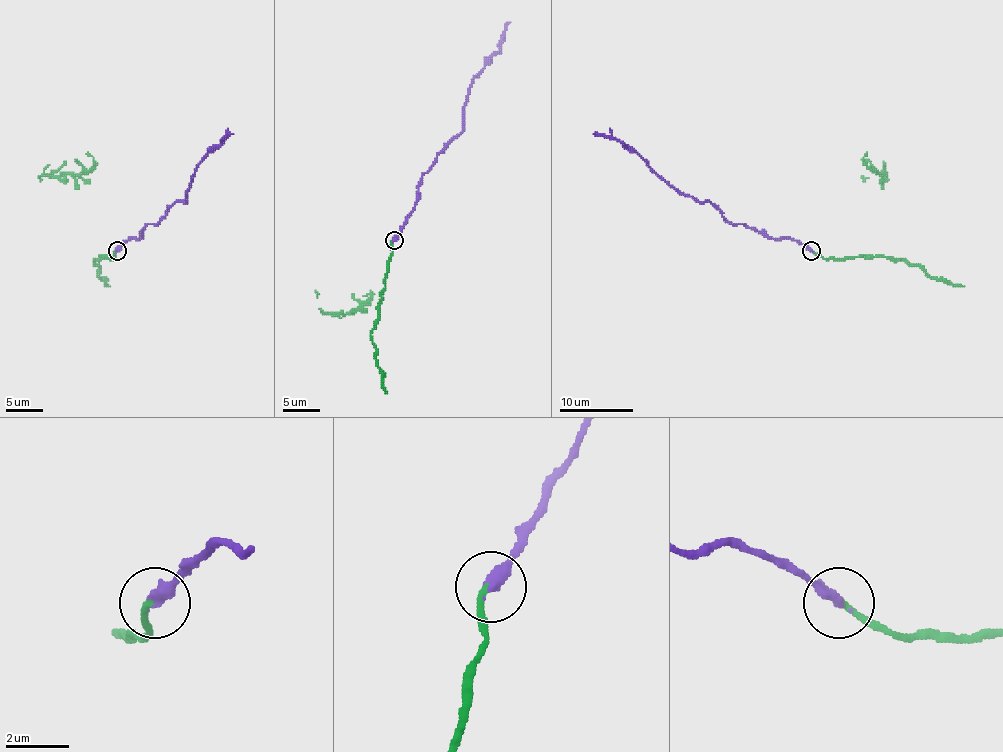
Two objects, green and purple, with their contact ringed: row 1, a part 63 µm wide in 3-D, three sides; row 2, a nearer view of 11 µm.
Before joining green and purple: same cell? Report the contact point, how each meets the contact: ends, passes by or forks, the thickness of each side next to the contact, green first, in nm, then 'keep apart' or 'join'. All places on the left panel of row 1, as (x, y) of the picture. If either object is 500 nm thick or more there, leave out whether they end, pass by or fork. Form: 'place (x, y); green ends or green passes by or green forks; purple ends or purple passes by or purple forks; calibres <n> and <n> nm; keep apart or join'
place (117, 251); green ends; purple ends; calibres 200 and 400 nm; join

